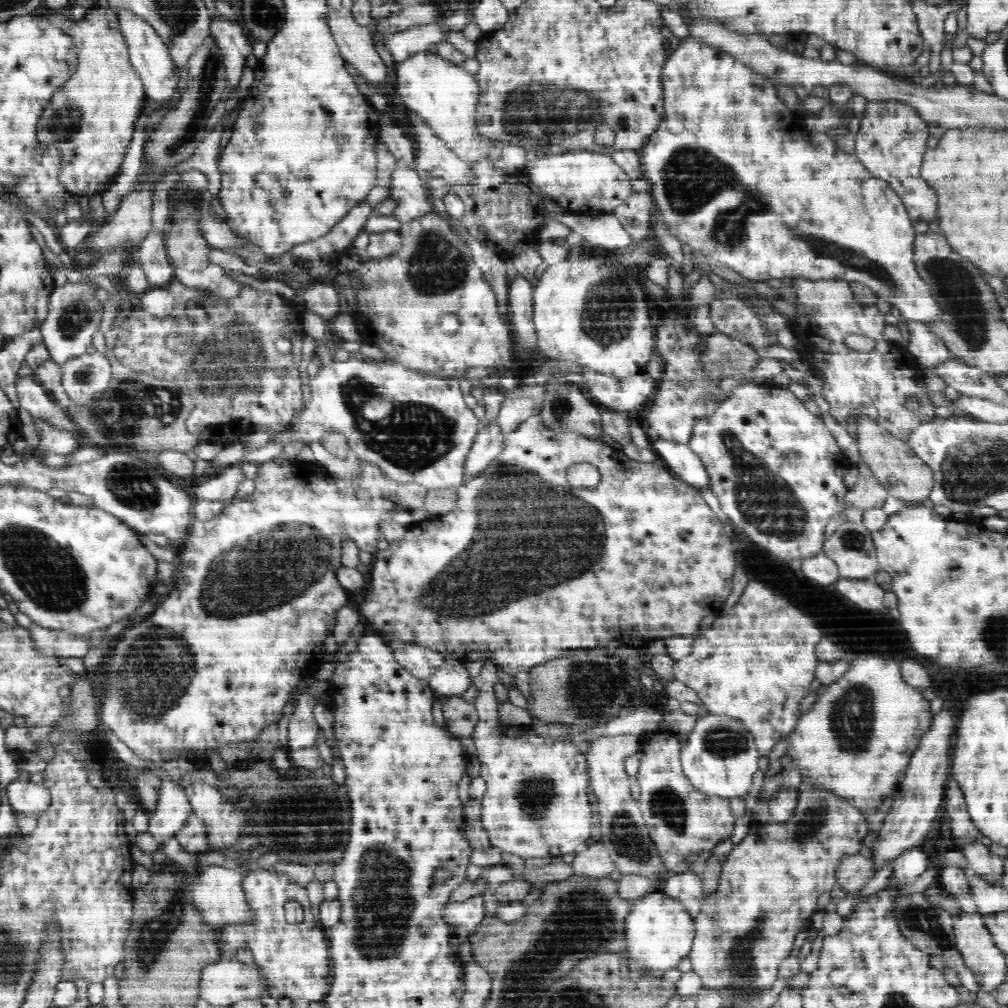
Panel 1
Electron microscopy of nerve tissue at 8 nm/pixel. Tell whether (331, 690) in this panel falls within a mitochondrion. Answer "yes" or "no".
no

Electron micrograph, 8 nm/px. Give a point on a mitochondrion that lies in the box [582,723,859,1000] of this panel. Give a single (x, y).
(743, 958)

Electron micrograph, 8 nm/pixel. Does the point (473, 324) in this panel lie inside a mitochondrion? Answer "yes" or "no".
no

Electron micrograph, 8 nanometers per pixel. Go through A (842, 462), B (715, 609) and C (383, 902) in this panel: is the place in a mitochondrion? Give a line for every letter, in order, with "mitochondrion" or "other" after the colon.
A: other
B: other
C: mitochondrion

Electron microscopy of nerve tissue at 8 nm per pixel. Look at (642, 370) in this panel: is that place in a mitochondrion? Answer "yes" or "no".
no

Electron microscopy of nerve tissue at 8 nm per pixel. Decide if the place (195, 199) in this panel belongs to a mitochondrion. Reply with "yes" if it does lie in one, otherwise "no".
no

